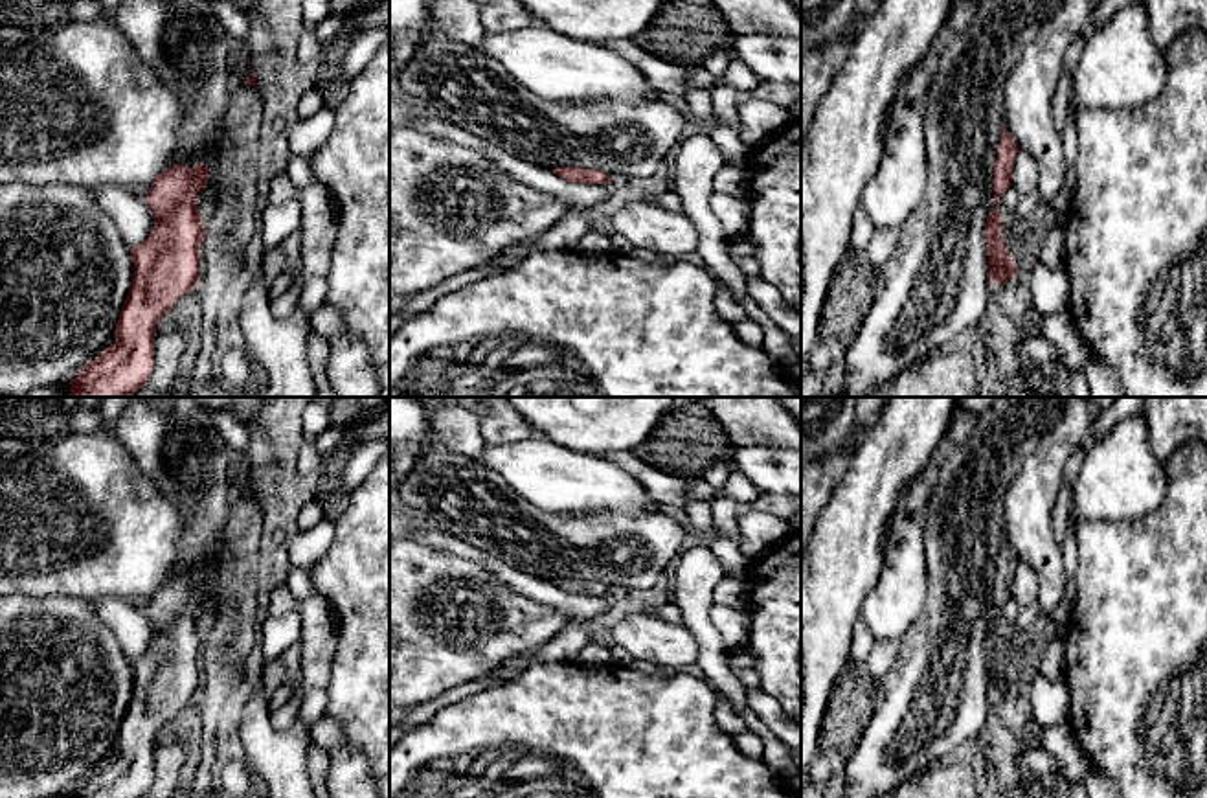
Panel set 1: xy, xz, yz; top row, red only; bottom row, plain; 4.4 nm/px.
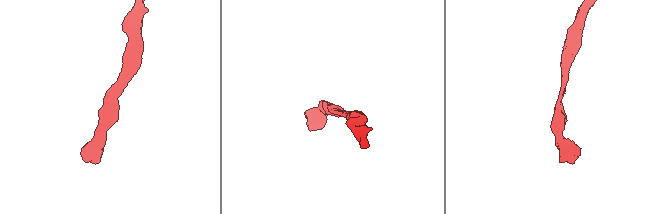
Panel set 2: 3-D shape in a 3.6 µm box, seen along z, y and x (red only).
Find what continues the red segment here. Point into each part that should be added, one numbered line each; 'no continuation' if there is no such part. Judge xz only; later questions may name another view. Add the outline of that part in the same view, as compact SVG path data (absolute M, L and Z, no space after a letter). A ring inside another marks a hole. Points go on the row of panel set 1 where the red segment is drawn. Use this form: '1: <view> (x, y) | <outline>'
no continuation

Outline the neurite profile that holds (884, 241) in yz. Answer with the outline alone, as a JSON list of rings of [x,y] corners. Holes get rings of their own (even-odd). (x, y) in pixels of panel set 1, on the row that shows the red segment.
[[[876,228],[865,252],[876,270],[893,256],[900,239],[900,228]]]

